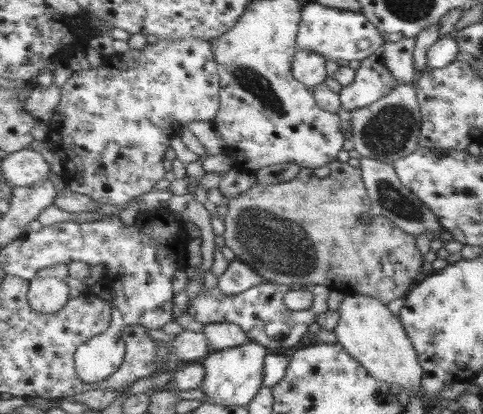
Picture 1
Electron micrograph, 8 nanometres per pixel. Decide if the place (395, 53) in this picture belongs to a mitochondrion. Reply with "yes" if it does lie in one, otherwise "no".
no

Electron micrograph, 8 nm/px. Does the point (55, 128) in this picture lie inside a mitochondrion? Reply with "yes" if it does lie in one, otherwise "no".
no

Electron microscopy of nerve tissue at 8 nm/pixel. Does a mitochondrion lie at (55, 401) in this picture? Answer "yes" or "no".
no

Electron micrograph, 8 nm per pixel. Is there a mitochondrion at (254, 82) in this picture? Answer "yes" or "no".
yes

